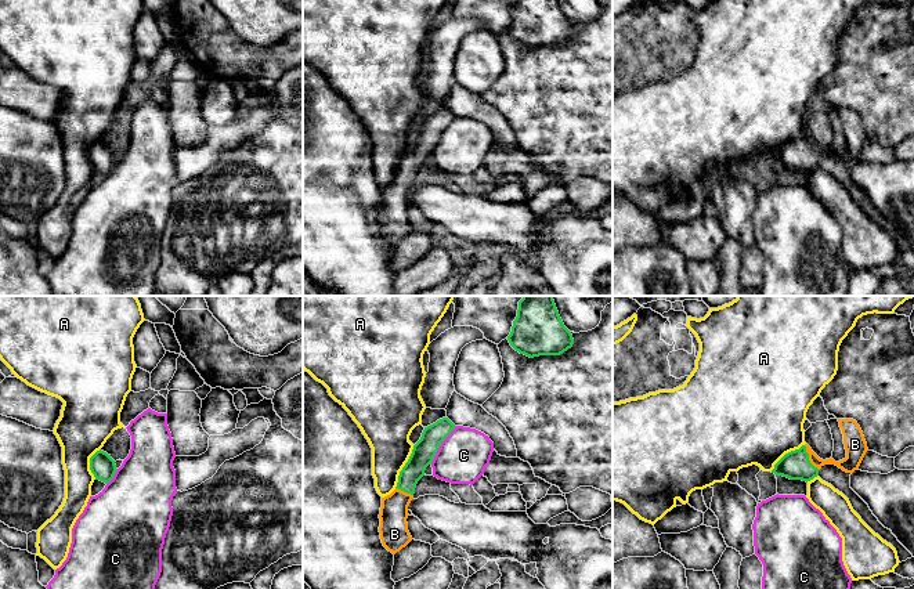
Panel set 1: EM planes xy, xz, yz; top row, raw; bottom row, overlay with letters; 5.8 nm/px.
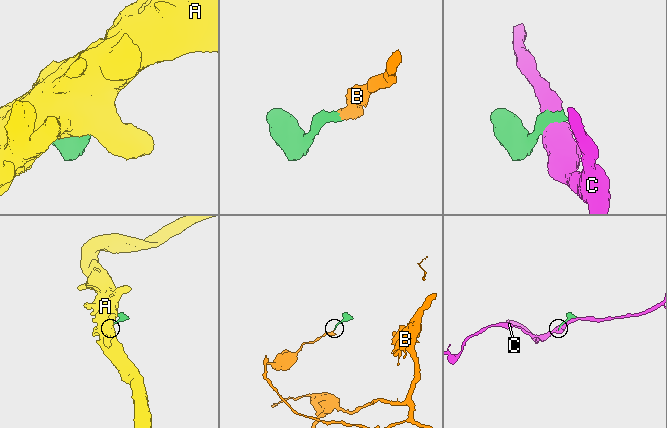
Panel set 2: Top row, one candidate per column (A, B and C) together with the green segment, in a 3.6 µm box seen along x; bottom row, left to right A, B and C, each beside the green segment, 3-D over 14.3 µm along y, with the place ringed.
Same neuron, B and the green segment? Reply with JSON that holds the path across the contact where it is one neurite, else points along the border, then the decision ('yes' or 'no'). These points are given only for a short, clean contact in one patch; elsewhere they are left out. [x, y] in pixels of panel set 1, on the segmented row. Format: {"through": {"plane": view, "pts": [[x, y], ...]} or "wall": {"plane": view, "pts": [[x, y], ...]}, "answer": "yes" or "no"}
{"through": {"plane": "yz", "pts": [[795, 465], [802, 463], [808, 458], [851, 462]]}, "answer": "yes"}

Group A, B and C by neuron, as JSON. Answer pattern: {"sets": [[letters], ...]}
{"sets": [["A"], ["B"], ["C"]]}

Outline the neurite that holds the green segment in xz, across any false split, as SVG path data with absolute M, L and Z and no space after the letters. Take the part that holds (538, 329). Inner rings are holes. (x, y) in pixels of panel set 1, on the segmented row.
M523 296L507 340L516 351L530 358L560 355L574 344L553 296Z

